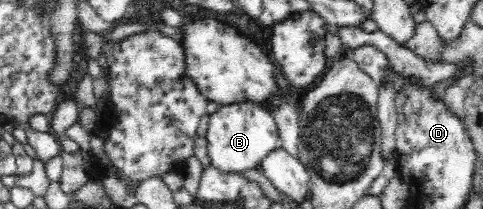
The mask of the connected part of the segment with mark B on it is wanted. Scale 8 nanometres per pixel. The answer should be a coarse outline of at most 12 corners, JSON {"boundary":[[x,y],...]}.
{"boundary":[[266,105],[209,115],[209,164],[236,174],[283,146]]}

